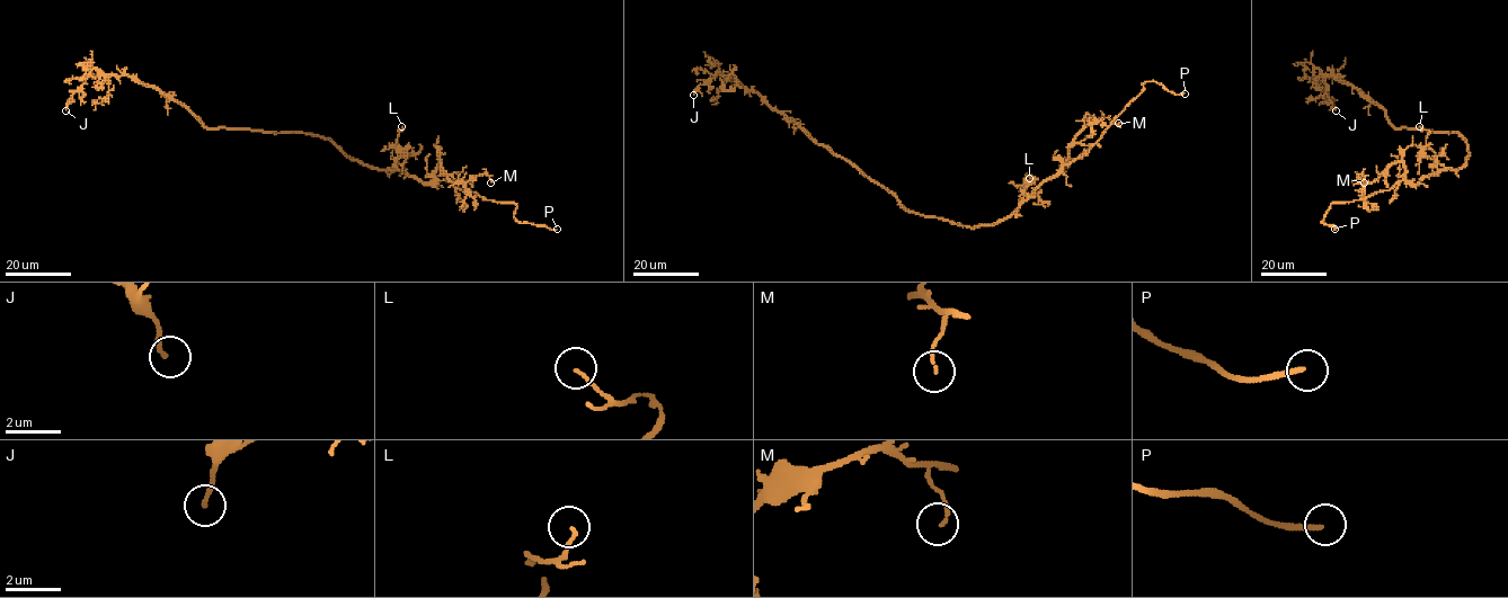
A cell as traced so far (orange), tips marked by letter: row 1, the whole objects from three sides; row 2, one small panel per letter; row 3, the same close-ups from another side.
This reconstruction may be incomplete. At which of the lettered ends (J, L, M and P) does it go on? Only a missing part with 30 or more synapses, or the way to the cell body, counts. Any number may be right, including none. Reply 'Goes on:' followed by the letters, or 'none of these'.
Goes on: P

